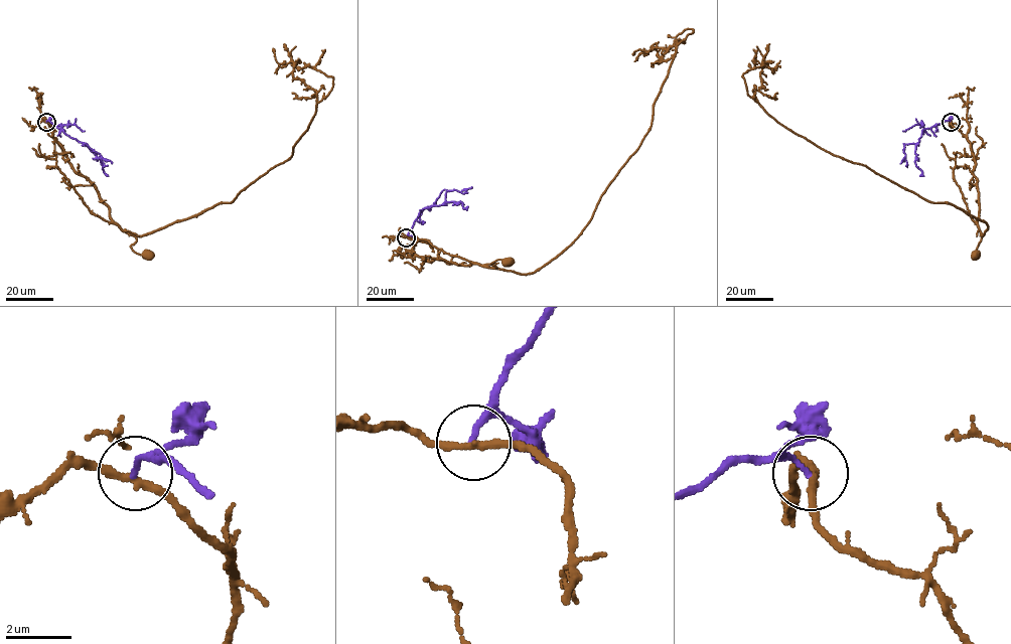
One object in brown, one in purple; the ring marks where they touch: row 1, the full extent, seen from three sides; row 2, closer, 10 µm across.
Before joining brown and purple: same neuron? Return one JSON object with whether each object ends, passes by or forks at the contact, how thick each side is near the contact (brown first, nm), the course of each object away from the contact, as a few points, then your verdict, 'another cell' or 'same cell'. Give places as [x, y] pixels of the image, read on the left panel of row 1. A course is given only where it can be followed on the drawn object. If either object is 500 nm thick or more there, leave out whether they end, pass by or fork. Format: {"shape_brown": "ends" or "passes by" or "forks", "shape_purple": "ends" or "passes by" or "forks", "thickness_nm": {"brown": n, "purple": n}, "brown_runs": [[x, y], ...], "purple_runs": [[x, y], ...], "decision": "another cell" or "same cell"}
{"shape_brown": "passes by", "shape_purple": "ends", "thickness_nm": {"brown": 240, "purple": 170}, "brown_runs": [[46, 121], [71, 168], [95, 187], [109, 207], [109, 216], [135, 237], [130, 247], [147, 256]], "purple_runs": [[46, 121], [112, 163]], "decision": "another cell"}

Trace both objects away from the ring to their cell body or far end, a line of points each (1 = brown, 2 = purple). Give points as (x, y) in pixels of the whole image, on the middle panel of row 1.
1: (407, 237), (413, 240), (414, 253), (428, 261), (495, 268), (490, 264), (497, 260), (508, 262)
2: (407, 237), (423, 208), (442, 205), (447, 190), (461, 192), (471, 186)

